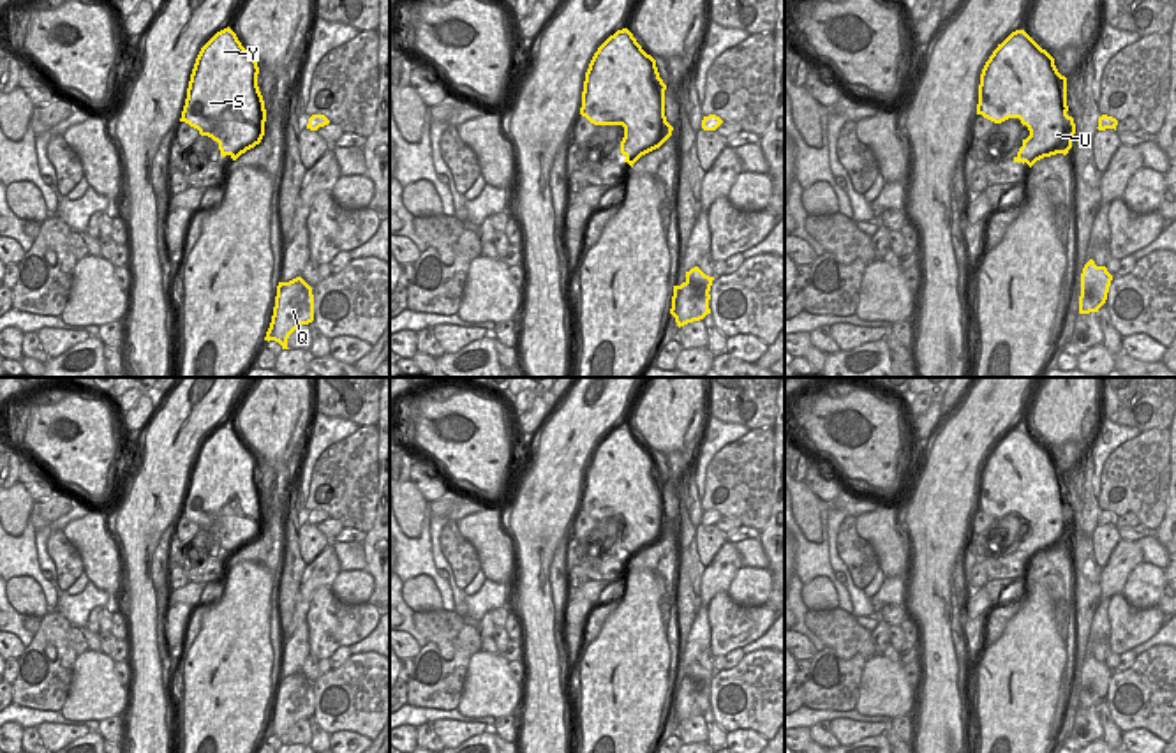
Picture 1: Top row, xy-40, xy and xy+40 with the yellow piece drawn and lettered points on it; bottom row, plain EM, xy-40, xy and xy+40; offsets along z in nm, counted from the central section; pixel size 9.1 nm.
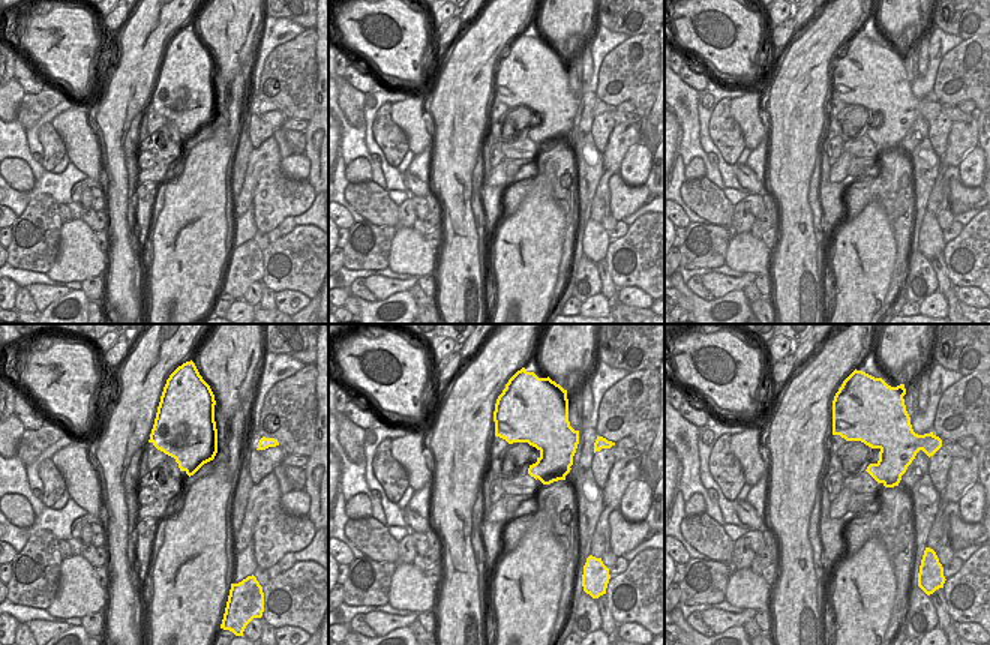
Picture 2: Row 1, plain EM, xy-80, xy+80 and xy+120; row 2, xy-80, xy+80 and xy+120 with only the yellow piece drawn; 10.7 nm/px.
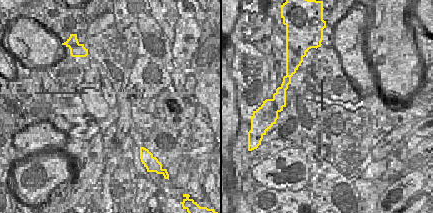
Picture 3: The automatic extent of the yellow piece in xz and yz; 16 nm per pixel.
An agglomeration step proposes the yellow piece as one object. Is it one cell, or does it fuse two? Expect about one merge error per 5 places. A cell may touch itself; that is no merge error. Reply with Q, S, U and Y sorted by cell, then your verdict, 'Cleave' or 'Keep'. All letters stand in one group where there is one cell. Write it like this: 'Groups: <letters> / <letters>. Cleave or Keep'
Groups: Q / S U Y. Cleave.

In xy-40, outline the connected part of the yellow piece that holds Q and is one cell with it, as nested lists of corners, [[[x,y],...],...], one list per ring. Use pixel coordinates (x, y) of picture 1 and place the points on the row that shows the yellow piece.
[[[296,277],[289,282],[279,282],[275,307],[270,328],[264,340],[275,340],[287,347],[289,335],[301,324],[314,321],[314,294],[312,287],[301,279]]]

